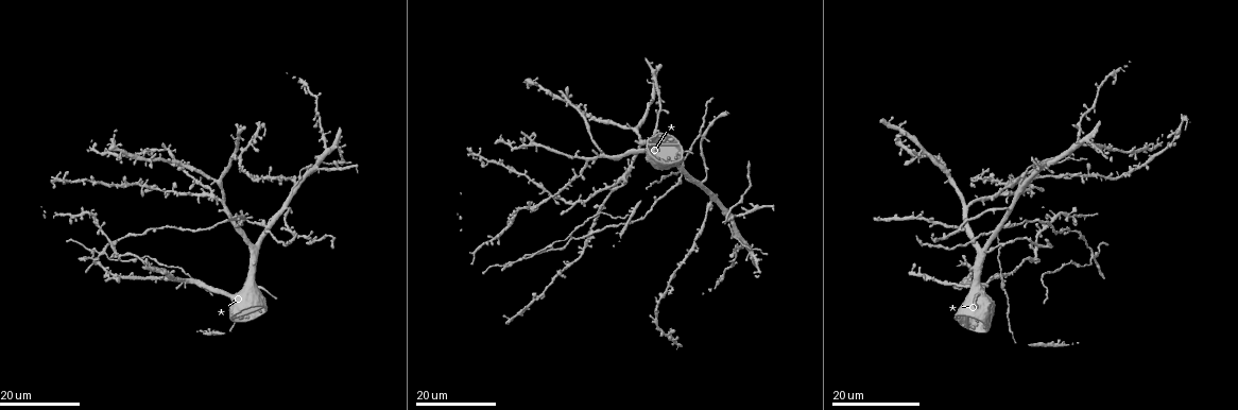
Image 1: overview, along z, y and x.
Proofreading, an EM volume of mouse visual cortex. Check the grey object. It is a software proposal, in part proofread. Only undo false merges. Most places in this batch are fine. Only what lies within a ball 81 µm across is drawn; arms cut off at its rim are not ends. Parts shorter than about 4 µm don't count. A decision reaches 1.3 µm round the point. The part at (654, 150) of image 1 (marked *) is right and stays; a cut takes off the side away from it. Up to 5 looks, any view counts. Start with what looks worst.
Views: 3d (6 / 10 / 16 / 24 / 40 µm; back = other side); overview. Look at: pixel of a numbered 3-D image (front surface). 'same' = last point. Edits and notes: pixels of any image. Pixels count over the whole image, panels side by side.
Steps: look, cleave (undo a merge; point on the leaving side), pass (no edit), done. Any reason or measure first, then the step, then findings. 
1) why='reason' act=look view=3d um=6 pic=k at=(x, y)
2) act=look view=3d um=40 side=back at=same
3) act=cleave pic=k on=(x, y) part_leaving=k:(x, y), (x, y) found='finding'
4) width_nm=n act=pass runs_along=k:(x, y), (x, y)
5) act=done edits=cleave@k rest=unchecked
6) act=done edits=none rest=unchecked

why='thin arm on a thick one' act=look view=3d um=16 pic=1 at=(492, 238)

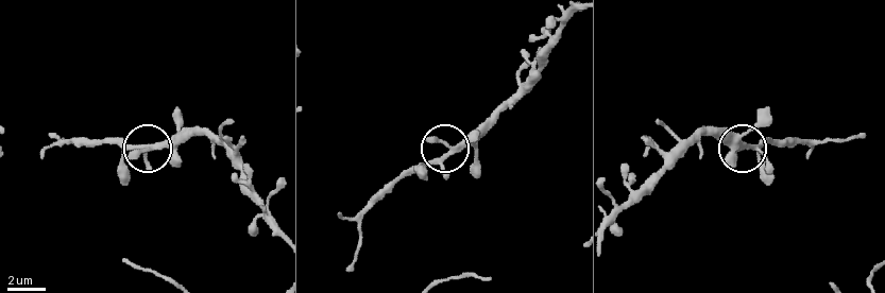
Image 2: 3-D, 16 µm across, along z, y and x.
act=look view=3d um=10 pic=2 at=(746, 145)

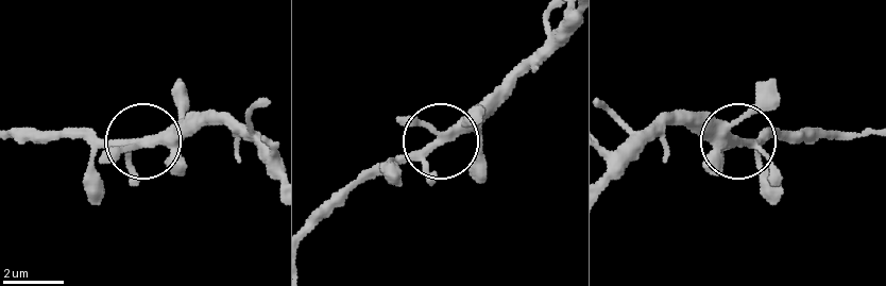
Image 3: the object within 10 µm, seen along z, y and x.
act=pass runs_along=3:(272, 161), (242, 133), (211, 122), (143, 137), (54, 137) found='one neuron here'

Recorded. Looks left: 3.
why='small branch off a trunk' act=look view=3d um=16 pic=1 at=(732, 223)

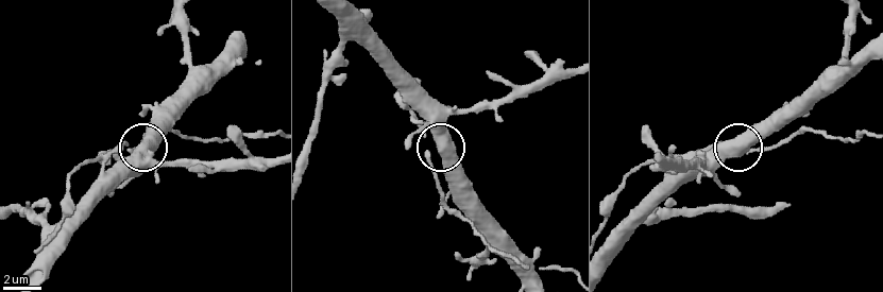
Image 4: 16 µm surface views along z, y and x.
act=look view=3d um=6 pic=4 at=(439, 144)

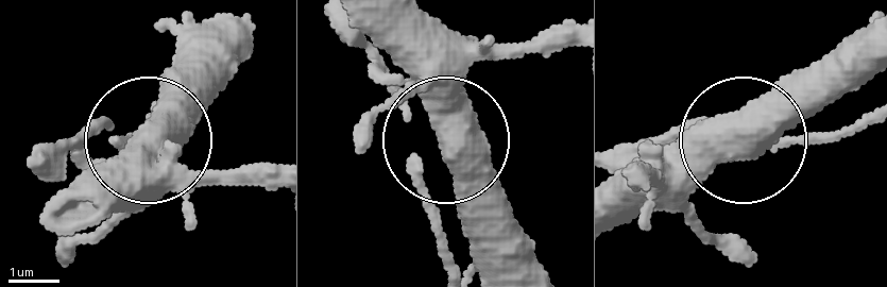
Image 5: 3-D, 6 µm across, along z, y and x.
width_nm=440 act=pass runs_along=5:(363, 16), (440, 130), (423, 168), (436, 253) found='one neuron here'

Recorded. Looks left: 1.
act=done edits=none rest=unchecked

